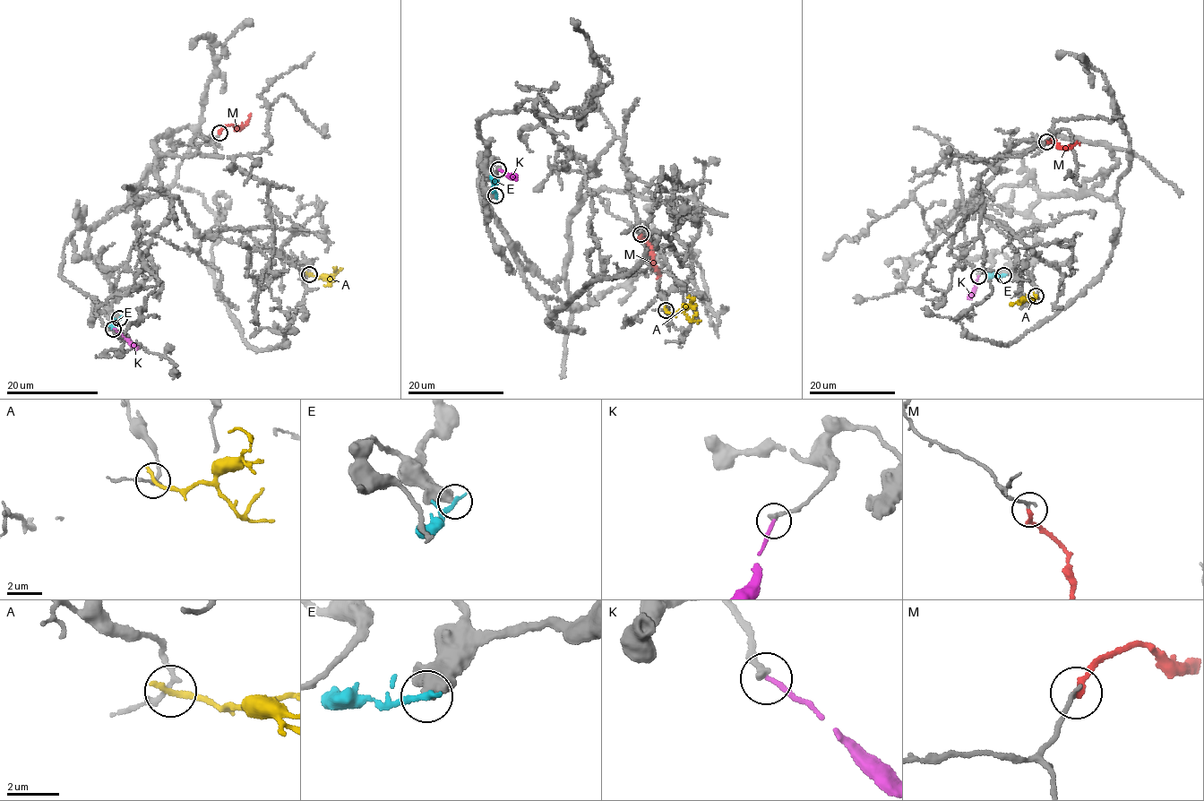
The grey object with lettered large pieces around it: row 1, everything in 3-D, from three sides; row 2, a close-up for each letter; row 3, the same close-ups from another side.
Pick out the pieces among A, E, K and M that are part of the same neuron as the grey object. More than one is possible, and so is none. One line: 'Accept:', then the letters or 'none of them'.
Accept: K, M

